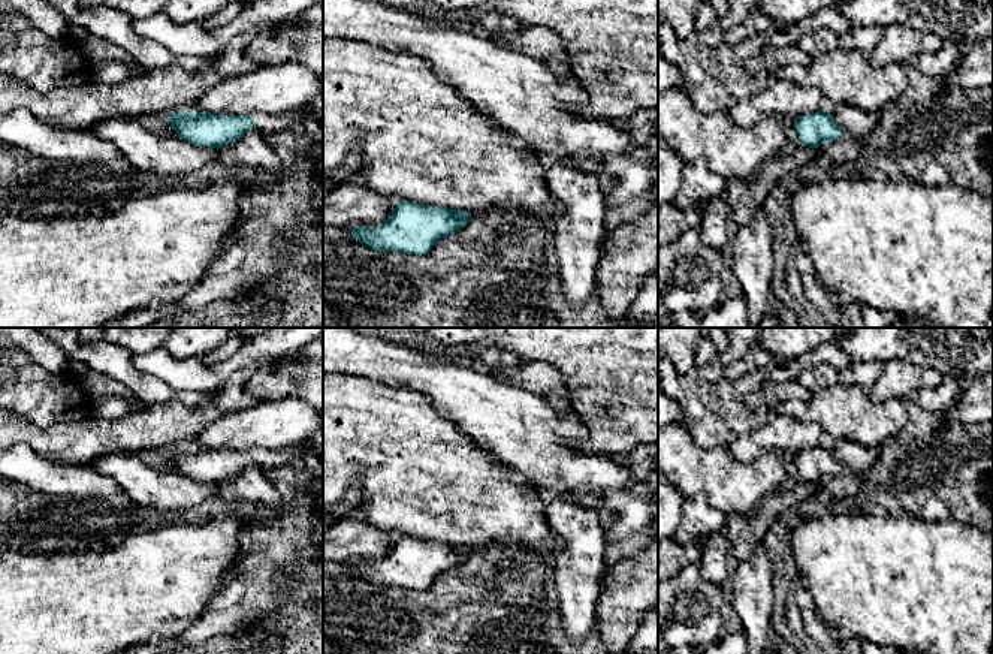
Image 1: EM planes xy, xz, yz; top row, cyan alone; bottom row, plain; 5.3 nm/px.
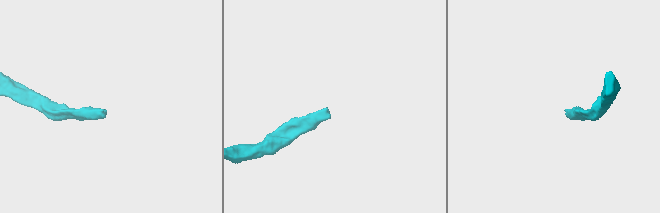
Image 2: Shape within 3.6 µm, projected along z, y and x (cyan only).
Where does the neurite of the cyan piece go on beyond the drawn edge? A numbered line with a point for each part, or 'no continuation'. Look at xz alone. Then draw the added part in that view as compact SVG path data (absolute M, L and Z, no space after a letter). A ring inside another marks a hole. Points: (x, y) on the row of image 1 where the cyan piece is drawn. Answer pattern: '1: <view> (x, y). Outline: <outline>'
no continuation

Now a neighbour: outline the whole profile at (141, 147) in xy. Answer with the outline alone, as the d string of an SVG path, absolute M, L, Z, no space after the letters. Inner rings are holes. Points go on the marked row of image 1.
M109 118L88 130L111 142L129 165L156 177L184 177L217 159L217 148L160 136L144 120Z

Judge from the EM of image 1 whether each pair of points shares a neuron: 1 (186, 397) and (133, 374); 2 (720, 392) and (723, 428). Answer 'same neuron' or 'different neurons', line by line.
1: same neuron
2: same neuron

